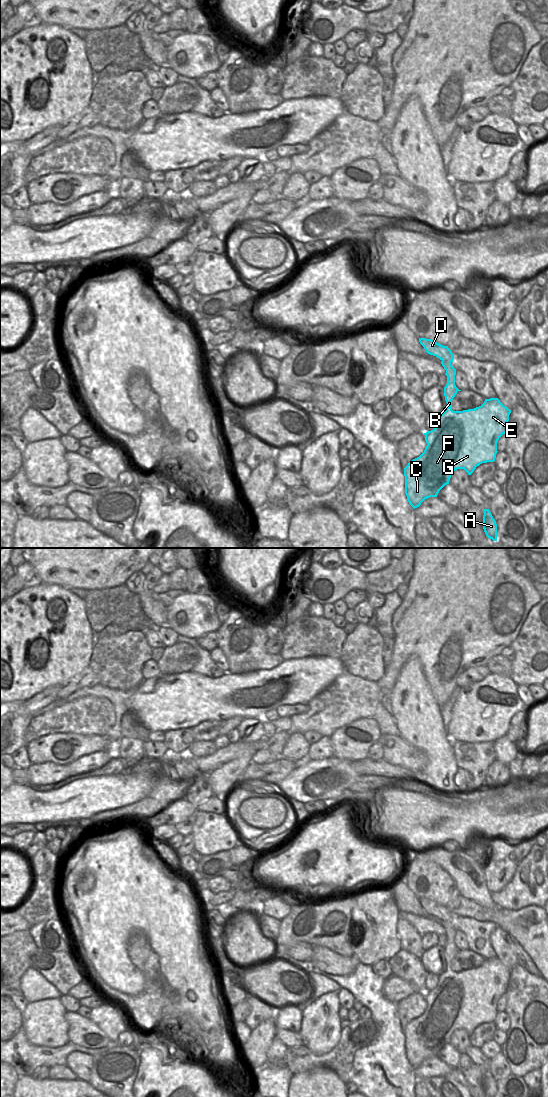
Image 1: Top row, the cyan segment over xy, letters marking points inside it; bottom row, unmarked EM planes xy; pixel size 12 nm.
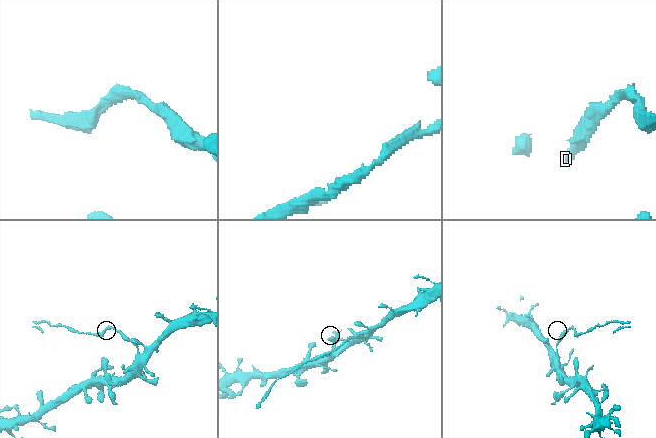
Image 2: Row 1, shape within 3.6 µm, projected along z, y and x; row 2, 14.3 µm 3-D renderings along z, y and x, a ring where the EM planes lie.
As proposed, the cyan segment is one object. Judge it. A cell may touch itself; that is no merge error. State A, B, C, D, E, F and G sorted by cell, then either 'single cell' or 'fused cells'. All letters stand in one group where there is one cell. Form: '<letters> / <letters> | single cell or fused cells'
A B C E F G / D | fused cells

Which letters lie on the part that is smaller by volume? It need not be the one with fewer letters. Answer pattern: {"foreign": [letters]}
{"foreign": ["D"]}

